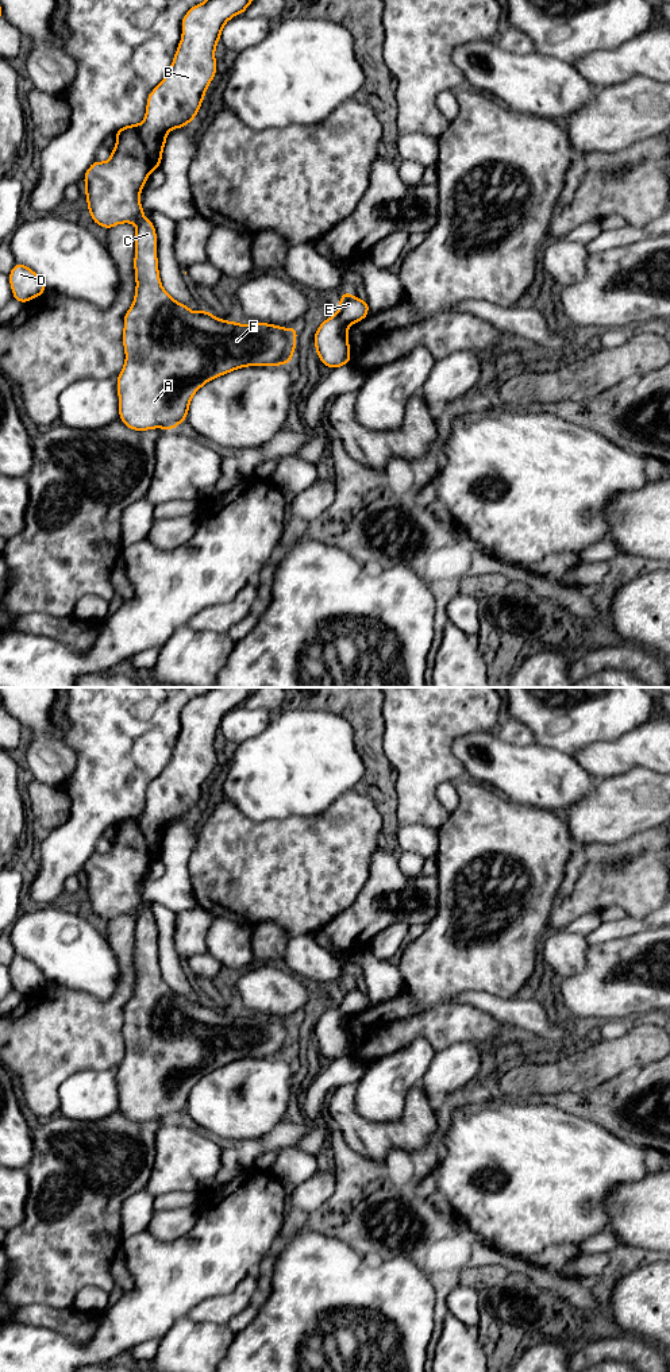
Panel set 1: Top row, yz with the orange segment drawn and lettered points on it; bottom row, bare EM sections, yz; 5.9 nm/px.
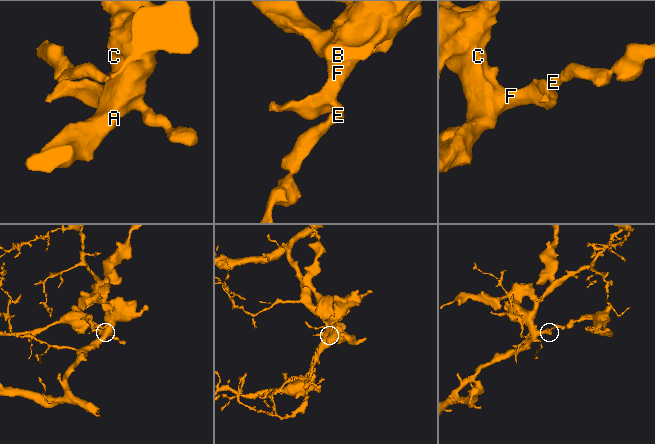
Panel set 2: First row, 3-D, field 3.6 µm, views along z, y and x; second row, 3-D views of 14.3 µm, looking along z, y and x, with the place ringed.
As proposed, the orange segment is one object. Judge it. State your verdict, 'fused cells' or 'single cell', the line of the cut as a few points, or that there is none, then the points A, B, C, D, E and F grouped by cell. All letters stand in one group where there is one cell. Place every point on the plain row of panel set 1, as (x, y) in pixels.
fused cells; cut in yz along (337, 1005), (347, 1016); A B C D F / E

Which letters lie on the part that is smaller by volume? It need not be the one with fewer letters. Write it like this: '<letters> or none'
E

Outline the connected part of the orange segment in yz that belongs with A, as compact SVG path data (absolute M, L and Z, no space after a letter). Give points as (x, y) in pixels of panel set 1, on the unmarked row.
M209 687L204 694L200 694L195 698L192 698L184 708L181 718L182 718L182 729L180 732L178 740L174 745L174 751L172 754L169 764L165 767L165 770L161 772L161 775L153 781L153 783L147 787L147 799L146 799L146 806L145 812L140 816L131 816L119 820L115 826L118 828L115 840L111 843L111 849L108 853L99 853L95 852L91 859L86 862L84 867L85 872L85 886L88 891L88 902L93 910L93 913L97 917L101 917L107 921L116 916L122 914L134 914L136 917L136 924L135 924L135 951L134 951L134 959L135 959L135 971L136 971L136 980L135 980L135 990L131 997L131 999L126 1003L124 1006L124 1021L123 1021L123 1036L124 1036L124 1043L126 1043L126 1053L124 1059L120 1063L119 1068L116 1070L118 1075L118 1086L119 1086L119 1095L120 1095L120 1103L119 1103L119 1110L130 1119L134 1122L146 1122L146 1121L153 1121L153 1119L163 1119L163 1121L176 1121L176 1118L186 1111L188 1109L188 1099L190 1095L190 1091L193 1086L208 1072L224 1067L232 1061L246 1059L246 1057L280 1057L285 1055L290 1055L293 1049L293 1043L296 1040L296 1028L297 1028L297 1018L296 1020L282 1020L276 1015L266 1015L261 1013L255 1013L250 1017L242 1017L240 1013L231 1014L230 1011L222 1011L215 1009L212 1005L204 1002L200 1003L192 1003L186 997L173 991L168 983L163 980L159 972L159 964L158 964L158 951L157 951L157 925L154 916L151 912L143 909L143 902L145 899L139 894L139 885L145 879L145 874L150 864L161 859L159 853L162 852L162 841L168 829L168 824L174 820L181 820L185 816L195 813L195 806L200 803L200 797L203 794L204 786L207 783L207 779L209 774L213 771L216 766L216 752L215 752L215 739L220 731L220 725L223 722L223 717L235 706L244 705L246 700L249 695L255 690L257 687Z

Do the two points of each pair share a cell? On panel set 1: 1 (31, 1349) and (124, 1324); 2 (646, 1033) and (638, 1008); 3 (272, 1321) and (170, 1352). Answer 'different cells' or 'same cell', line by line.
1: same cell
2: different cells
3: different cells

